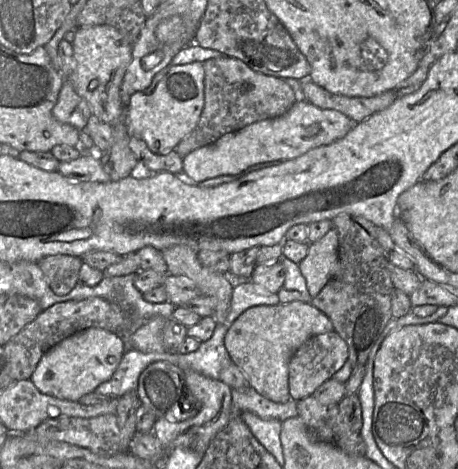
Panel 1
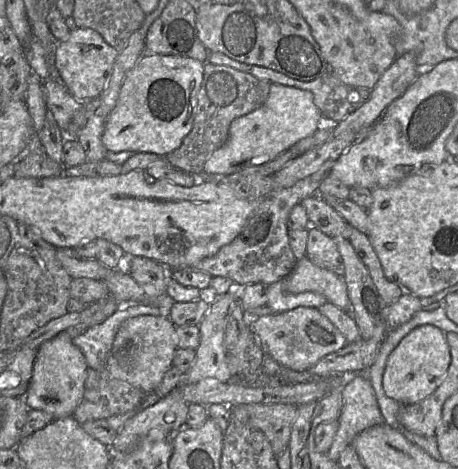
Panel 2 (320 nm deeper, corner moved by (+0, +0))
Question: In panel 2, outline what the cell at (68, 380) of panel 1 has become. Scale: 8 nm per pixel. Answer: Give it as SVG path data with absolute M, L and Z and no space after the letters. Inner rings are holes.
M63 331L50 340L45 341L38 349L34 361L32 378L24 402L30 410L41 410L49 414L53 420L73 416L76 408L81 402L85 392L85 381L87 378L88 364L80 349L74 345L73 338L68 332Z

